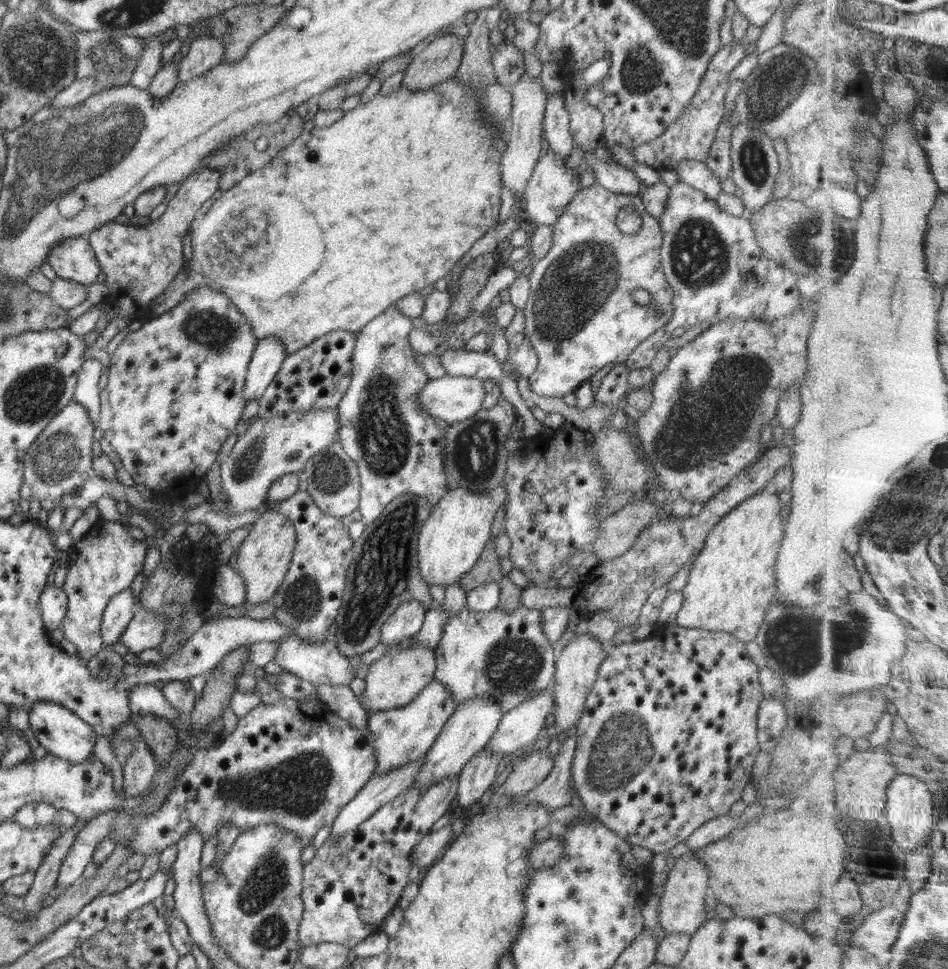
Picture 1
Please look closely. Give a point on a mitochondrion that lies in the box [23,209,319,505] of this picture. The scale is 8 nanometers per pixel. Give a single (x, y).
(58, 461)

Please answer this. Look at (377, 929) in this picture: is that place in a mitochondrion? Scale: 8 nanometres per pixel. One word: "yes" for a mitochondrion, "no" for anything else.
no

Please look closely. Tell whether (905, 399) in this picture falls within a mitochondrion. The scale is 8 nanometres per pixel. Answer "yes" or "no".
no

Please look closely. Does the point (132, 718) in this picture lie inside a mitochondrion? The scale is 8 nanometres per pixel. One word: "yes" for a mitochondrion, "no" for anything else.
no

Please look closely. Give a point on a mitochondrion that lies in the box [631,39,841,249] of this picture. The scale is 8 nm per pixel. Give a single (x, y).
(777, 83)

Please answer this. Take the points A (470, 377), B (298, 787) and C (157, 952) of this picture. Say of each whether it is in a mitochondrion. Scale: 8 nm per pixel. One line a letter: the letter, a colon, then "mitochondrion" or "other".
A: other
B: mitochondrion
C: other

